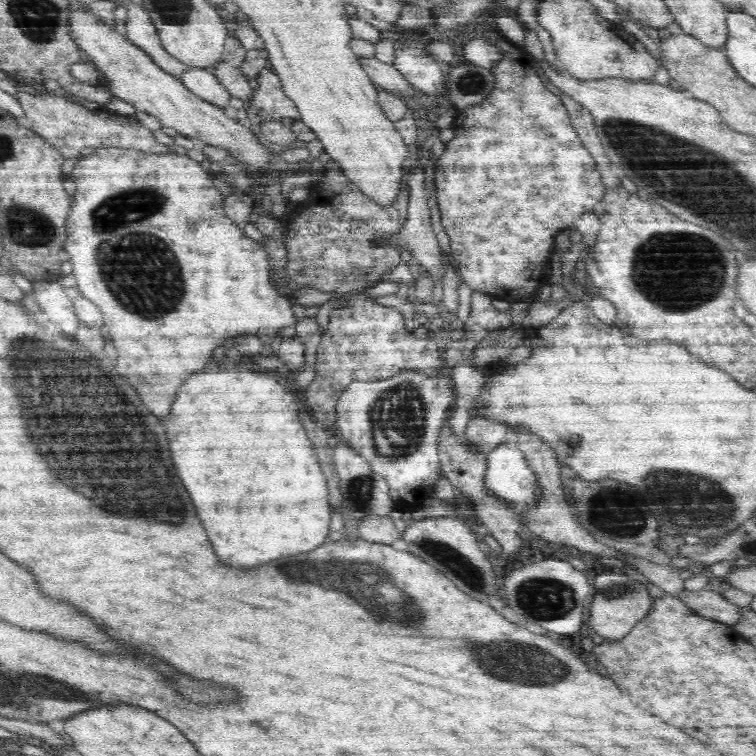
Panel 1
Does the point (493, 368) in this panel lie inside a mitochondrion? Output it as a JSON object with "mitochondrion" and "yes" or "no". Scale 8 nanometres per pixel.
{"mitochondrion":"no"}

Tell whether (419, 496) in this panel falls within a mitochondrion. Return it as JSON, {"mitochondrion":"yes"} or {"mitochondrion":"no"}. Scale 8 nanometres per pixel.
{"mitochondrion":"no"}

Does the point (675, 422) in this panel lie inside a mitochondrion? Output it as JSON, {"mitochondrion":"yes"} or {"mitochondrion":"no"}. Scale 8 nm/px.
{"mitochondrion":"no"}

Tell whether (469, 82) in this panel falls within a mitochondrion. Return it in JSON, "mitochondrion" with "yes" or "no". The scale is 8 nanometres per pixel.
{"mitochondrion":"yes"}

